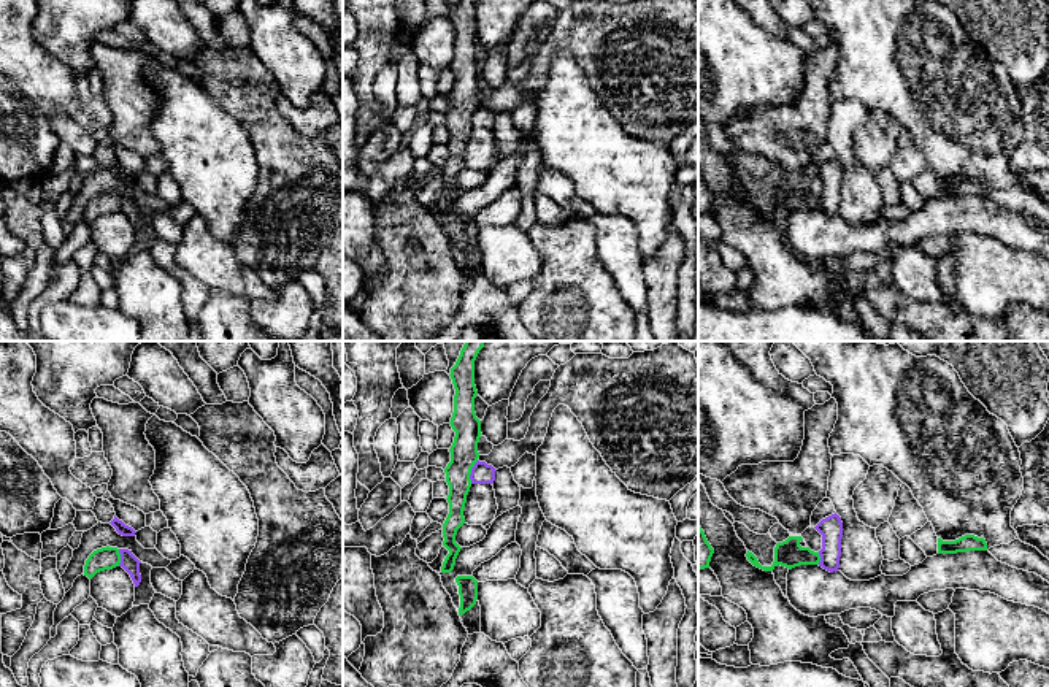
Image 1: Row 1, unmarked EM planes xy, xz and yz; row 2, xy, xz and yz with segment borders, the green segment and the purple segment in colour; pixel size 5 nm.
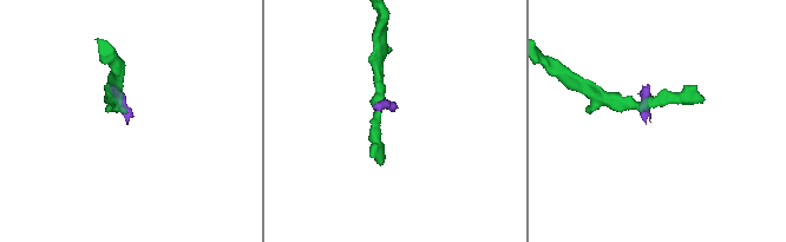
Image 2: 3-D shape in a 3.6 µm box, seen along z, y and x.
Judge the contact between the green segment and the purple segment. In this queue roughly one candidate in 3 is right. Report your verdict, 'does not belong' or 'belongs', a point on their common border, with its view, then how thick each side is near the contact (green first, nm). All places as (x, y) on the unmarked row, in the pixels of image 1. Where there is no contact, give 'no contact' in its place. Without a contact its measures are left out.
does not belong | xz (470, 116) | 140/110 nm

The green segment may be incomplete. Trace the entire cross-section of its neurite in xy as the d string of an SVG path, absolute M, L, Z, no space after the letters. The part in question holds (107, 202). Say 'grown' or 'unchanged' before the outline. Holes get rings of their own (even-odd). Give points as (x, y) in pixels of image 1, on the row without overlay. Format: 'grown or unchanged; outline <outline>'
unchanged; outline M102 192L94 195L84 209L84 221L92 224L97 217L119 211L121 198L117 192Z

